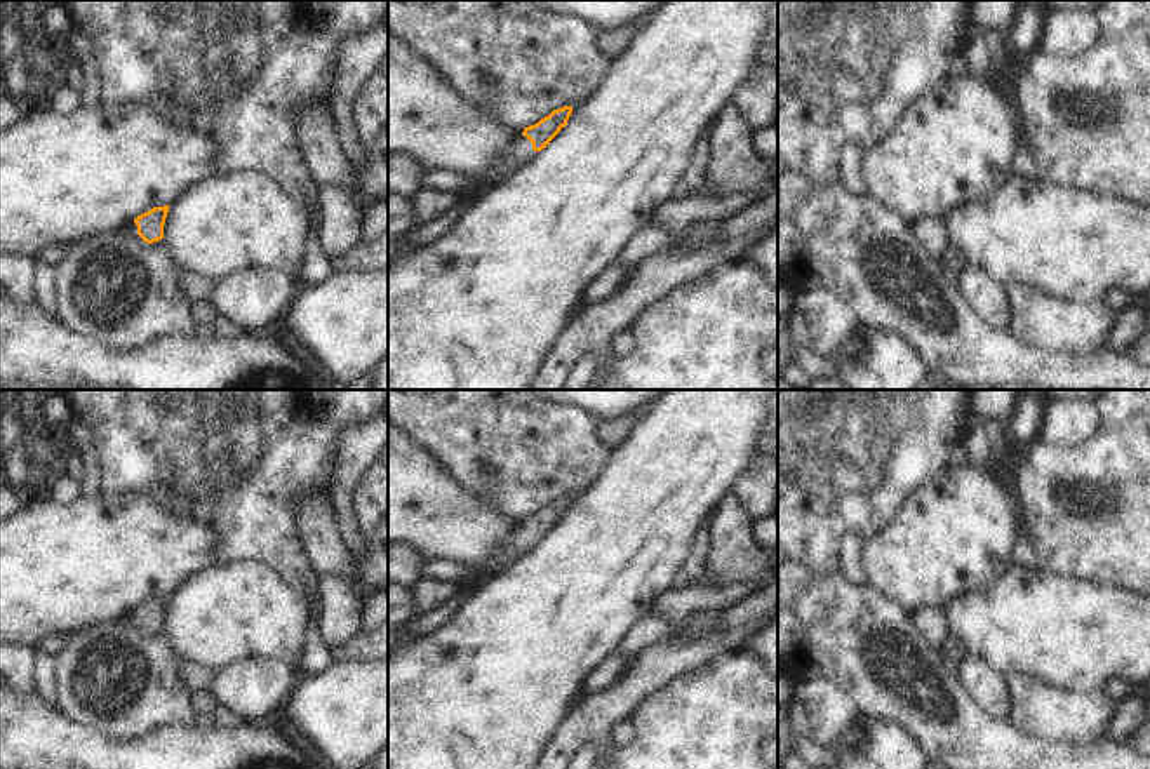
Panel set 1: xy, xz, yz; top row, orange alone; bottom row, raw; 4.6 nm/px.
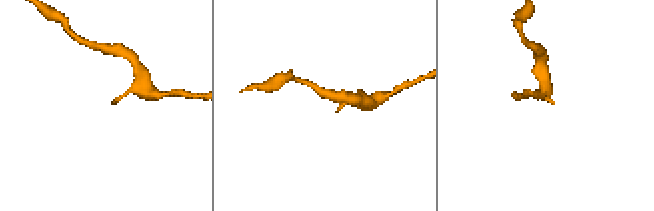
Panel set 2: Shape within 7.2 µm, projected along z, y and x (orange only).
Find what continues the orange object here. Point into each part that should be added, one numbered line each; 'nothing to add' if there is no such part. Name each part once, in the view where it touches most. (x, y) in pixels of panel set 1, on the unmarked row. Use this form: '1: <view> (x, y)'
1: xz (519, 541).

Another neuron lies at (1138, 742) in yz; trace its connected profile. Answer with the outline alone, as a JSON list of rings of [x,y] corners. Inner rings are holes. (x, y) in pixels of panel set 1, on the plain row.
[[[1150,719],[1143,720],[1143,724],[1126,739],[1126,745],[1133,752],[1150,757]]]

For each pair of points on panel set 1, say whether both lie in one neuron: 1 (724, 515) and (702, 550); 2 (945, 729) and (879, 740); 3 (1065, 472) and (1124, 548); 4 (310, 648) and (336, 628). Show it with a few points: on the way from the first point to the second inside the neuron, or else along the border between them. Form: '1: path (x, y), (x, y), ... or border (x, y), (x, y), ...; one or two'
1: border (707, 531), (708, 555), (705, 575), (700, 580); two
2: border (872, 717), (900, 722), (924, 750); two
3: path (1091, 481), (1107, 486), (1124, 501), (1124, 522); one
4: border (317, 599), (317, 630), (329, 648); two

